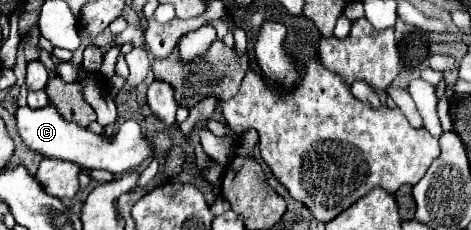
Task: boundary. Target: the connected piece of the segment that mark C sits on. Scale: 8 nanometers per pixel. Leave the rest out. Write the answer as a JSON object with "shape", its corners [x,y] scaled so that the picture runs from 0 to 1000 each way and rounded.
{"shape":[[[102,452],[98,470],[85,470],[85,478],[68,478],[55,461],[38,470],[34,478],[34,565],[47,600],[47,626],[59,652],[68,652],[93,687],[127,687],[127,696],[161,704],[183,739],[217,730],[217,739],[234,739],[234,748],[272,748],[272,739],[293,730],[310,687],[331,678],[327,635],[340,661],[348,661],[361,635],[361,583],[352,583],[352,574],[335,574],[327,617],[306,609],[297,583],[297,548],[285,522],[259,530],[246,600],[242,591],[238,600],[204,591],[187,557],[170,557],[166,539],[136,522],[115,452]]]}

